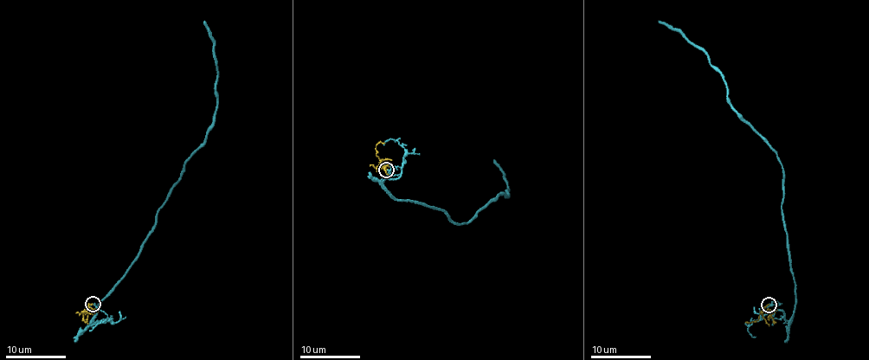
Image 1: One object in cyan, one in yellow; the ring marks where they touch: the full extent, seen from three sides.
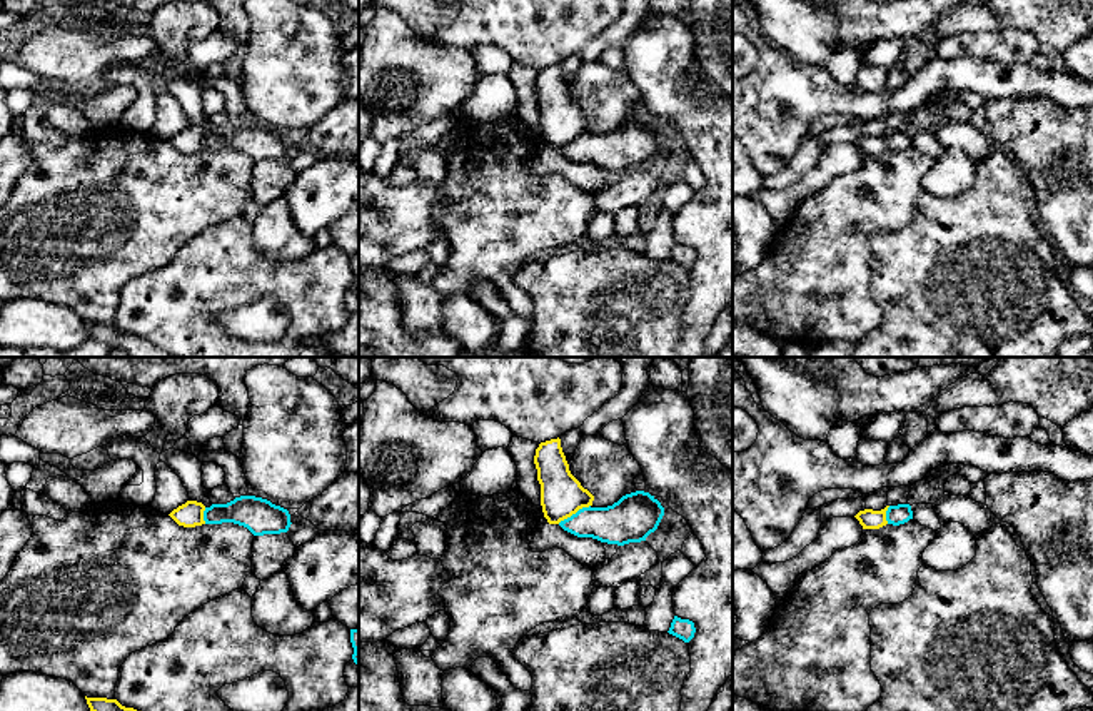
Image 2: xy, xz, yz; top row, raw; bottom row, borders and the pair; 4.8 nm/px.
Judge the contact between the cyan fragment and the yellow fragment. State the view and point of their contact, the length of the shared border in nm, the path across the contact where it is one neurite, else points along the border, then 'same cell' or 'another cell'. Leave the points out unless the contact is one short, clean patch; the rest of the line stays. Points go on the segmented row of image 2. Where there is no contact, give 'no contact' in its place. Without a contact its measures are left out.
meets cyan in xz at (573, 514); contact 180 nm long; border along xz (589, 504), (558, 523); another cell

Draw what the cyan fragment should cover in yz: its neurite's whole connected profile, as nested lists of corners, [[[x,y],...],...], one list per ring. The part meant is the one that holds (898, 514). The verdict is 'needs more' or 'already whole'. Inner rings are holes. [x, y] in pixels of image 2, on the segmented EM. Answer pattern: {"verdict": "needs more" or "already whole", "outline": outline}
{"verdict": "already whole", "outline": [[[909,504],[889,506],[886,511],[888,524],[899,526],[913,519],[913,511]]]}

